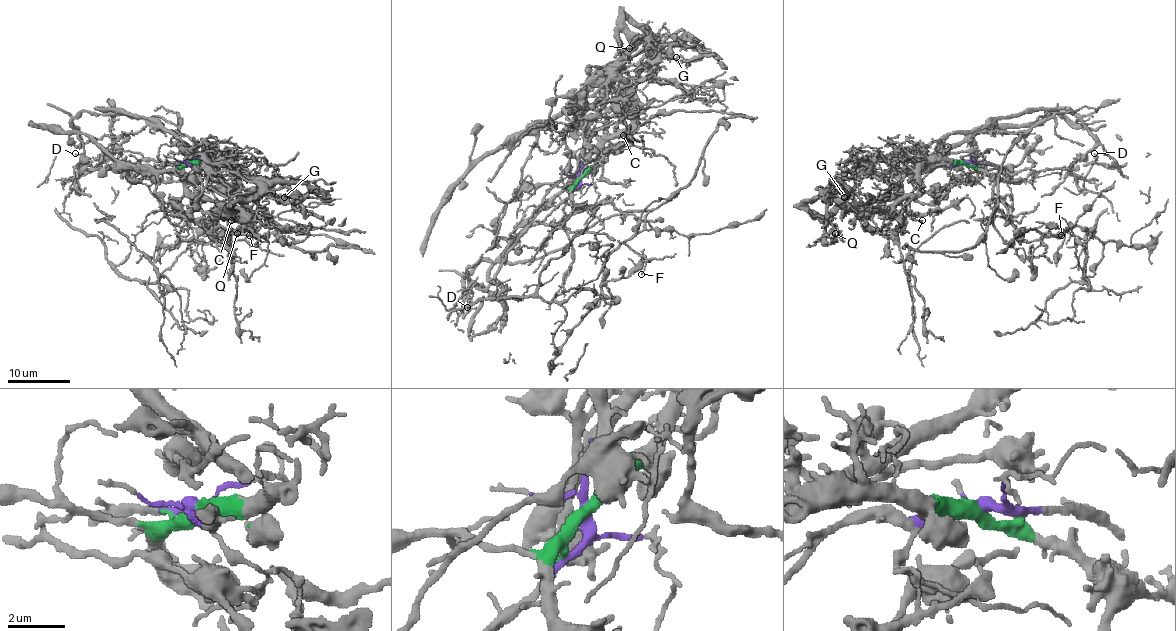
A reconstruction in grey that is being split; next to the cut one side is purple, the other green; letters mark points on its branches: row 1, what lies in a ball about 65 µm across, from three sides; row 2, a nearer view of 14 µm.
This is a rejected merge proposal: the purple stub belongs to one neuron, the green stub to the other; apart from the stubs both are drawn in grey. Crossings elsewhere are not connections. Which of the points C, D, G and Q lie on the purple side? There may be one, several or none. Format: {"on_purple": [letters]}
{"on_purple": ["D"]}

